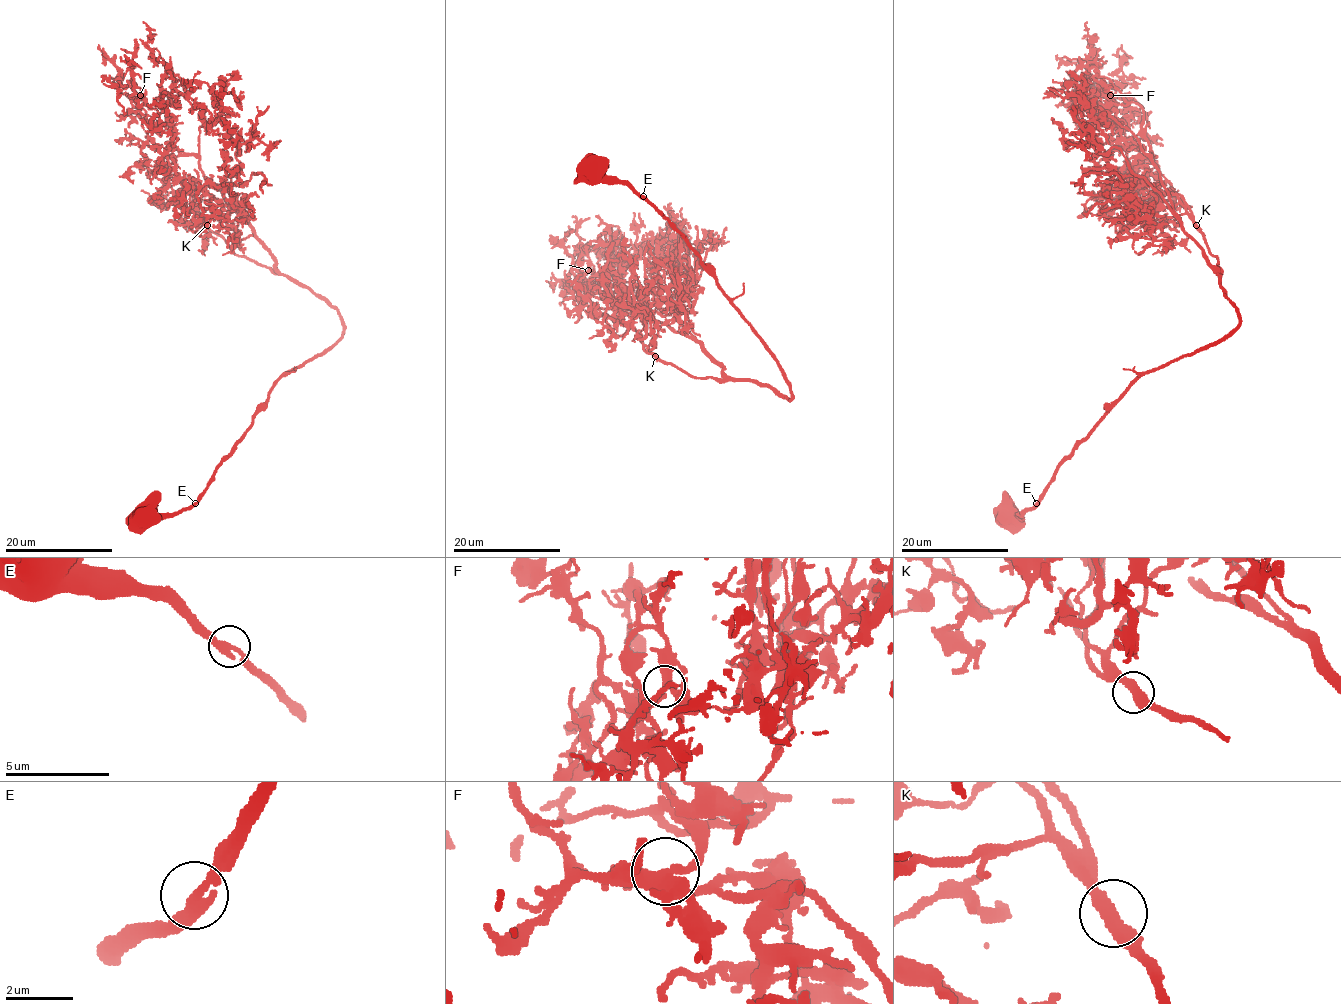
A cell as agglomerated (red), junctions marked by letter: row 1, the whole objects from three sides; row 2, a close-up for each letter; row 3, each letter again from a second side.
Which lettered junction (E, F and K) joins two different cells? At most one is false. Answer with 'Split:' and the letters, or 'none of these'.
Split: none of these

